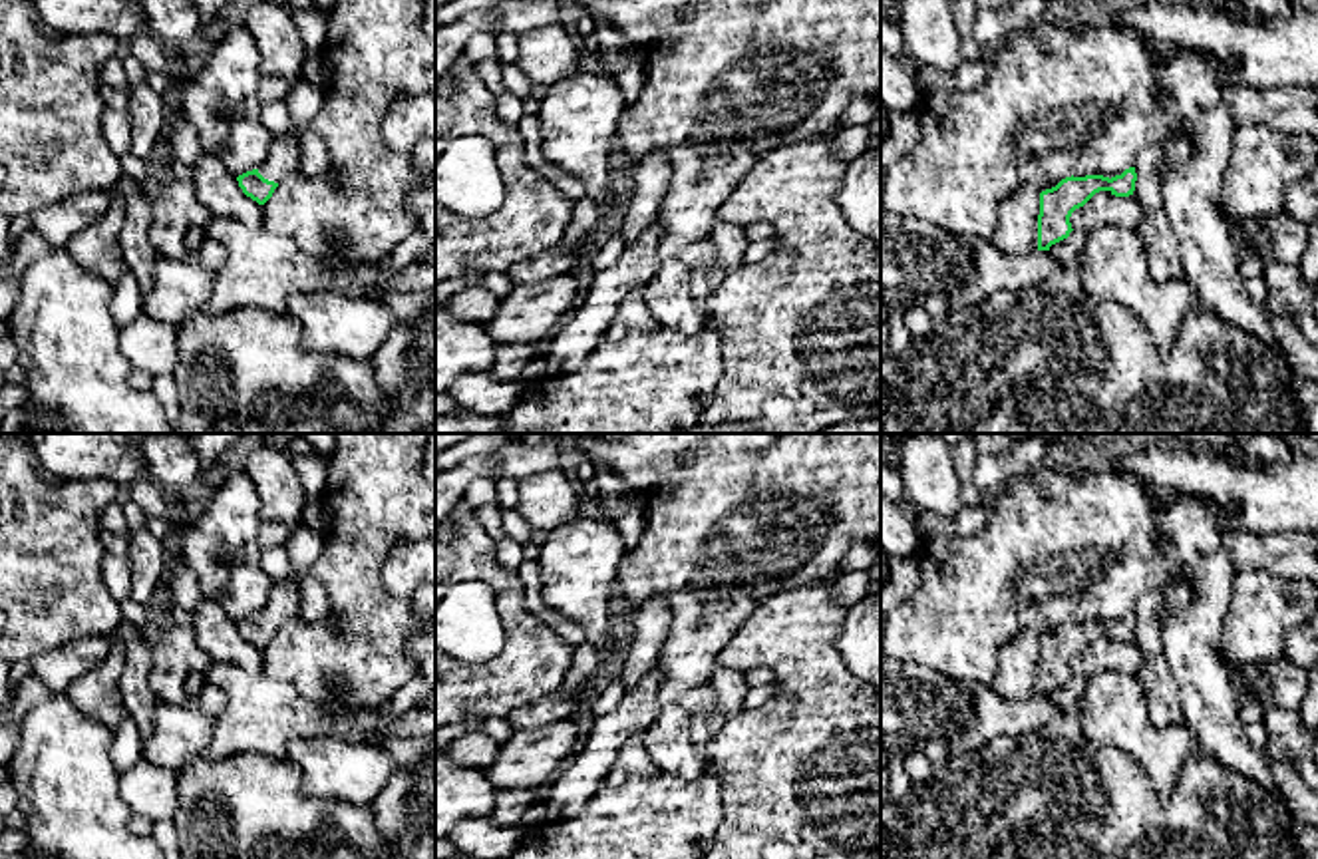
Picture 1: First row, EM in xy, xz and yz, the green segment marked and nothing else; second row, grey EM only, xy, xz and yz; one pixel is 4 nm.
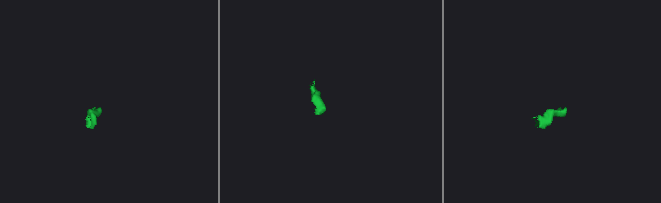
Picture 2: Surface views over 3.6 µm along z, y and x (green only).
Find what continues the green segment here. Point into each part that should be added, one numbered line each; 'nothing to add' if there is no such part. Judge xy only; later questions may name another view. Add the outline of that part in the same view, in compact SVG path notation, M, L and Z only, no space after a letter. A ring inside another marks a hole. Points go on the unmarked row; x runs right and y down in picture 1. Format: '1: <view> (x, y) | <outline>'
1: xy (283, 603) | M274 585L258 618L274 628L286 624L300 610L300 593L288 585Z

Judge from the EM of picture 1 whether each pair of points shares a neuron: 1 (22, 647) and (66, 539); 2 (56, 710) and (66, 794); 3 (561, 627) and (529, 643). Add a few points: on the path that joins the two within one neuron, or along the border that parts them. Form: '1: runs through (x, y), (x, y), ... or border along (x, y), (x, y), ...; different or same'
1: runs through (36, 621), (40, 603), (46, 597), (46, 565); same
2: runs through (56, 730), (62, 750), (62, 774); same
3: border along (525, 593), (525, 605), (571, 651); different

